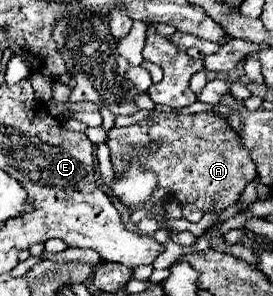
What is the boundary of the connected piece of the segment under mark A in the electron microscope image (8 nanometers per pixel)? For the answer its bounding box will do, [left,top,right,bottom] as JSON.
[109,110,255,212]

